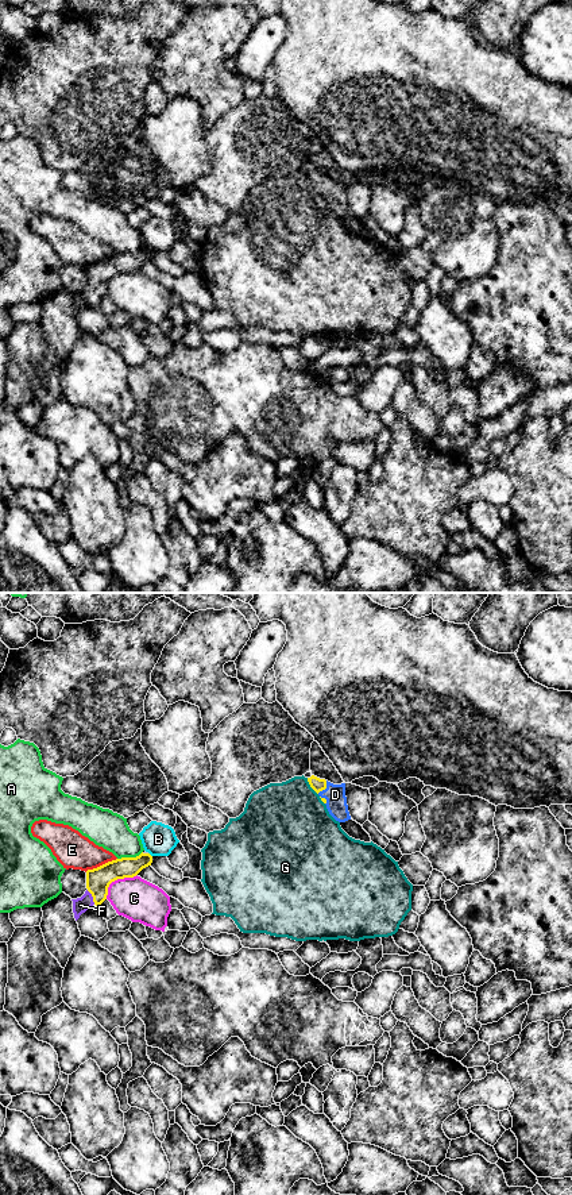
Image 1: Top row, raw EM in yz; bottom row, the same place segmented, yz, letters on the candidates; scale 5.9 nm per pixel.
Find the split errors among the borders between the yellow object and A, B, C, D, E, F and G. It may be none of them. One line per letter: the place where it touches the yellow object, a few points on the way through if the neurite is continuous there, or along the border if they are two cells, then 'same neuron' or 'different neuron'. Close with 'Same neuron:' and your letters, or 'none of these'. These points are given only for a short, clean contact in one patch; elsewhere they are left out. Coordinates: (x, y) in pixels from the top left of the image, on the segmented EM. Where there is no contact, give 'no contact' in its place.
A: contact yz (130, 858); different neuron
B: contact yz (150, 855); different neuron
C: contact yz (116, 879); different neuron
D: contact yz (324, 789); way yz (316, 783), (324, 789), (335, 794); same neuron
E: contact yz (100, 866); border yz (116, 858), (85, 871); different neuron
F: contact yz (92, 895); way yz (97, 881), (97, 890), (92, 895), (80, 905); same neuron
G: contact yz (310, 786); different neuron
Same neuron: D, F

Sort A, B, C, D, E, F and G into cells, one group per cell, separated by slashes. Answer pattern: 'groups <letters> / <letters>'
groups A / B / C / D F / E / G

